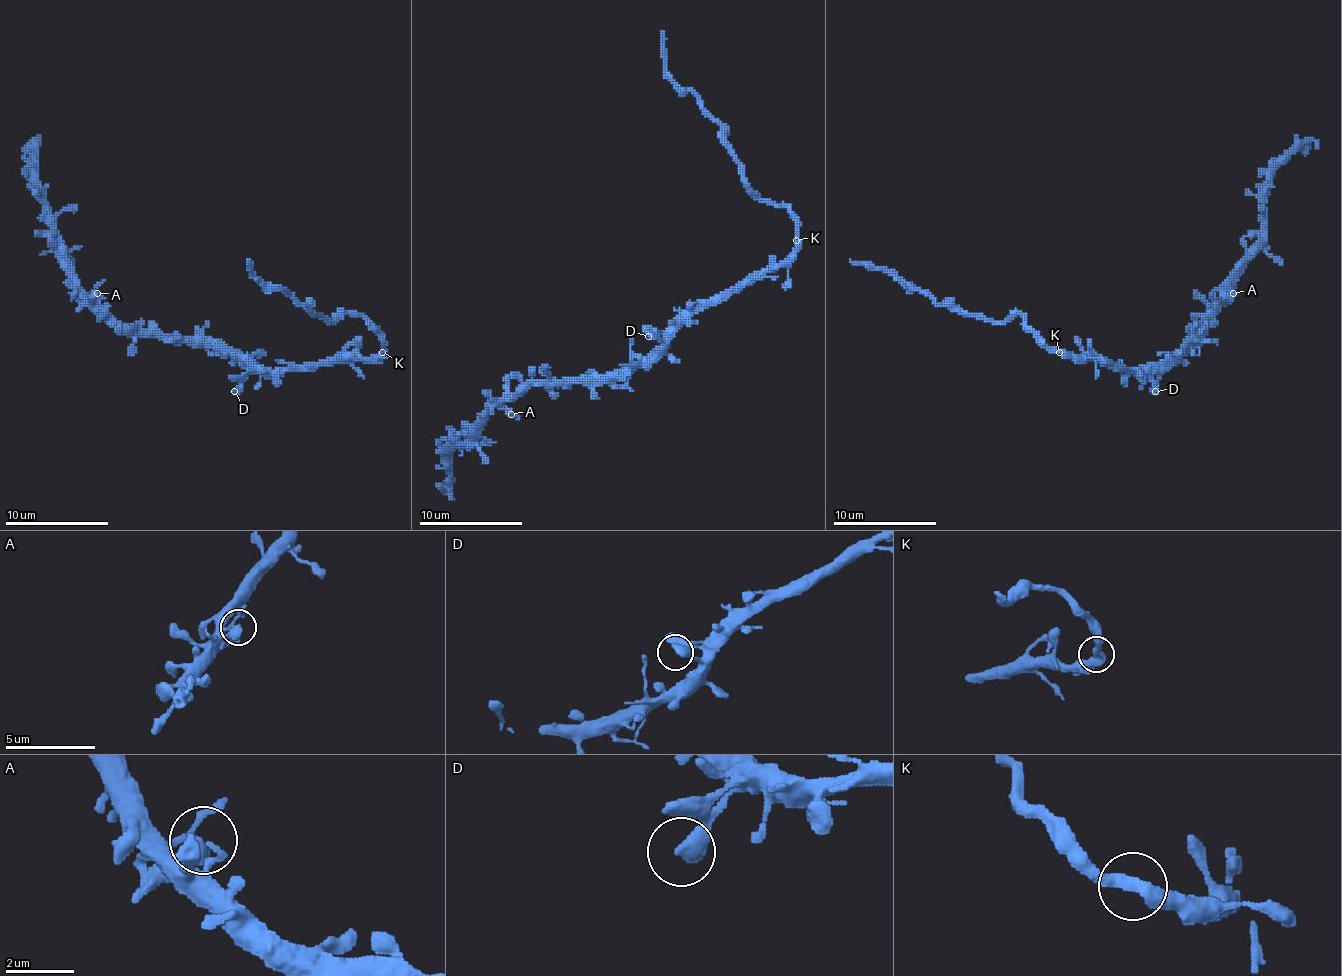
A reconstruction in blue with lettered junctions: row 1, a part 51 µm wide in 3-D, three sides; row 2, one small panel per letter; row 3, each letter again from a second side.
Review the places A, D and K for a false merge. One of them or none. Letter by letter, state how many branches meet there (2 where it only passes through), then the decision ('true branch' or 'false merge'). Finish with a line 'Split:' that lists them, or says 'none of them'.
A: branches 2; true branch
D: branches 2; true branch
K: branches 2; false merge
Split: K

